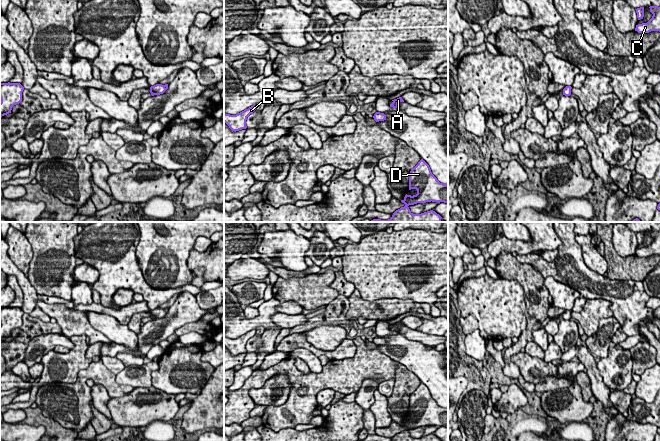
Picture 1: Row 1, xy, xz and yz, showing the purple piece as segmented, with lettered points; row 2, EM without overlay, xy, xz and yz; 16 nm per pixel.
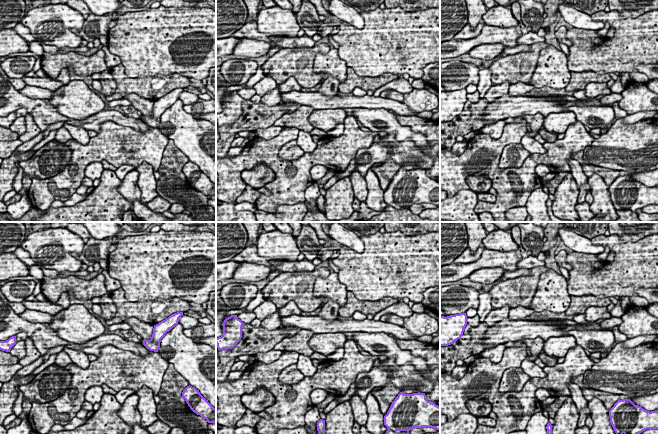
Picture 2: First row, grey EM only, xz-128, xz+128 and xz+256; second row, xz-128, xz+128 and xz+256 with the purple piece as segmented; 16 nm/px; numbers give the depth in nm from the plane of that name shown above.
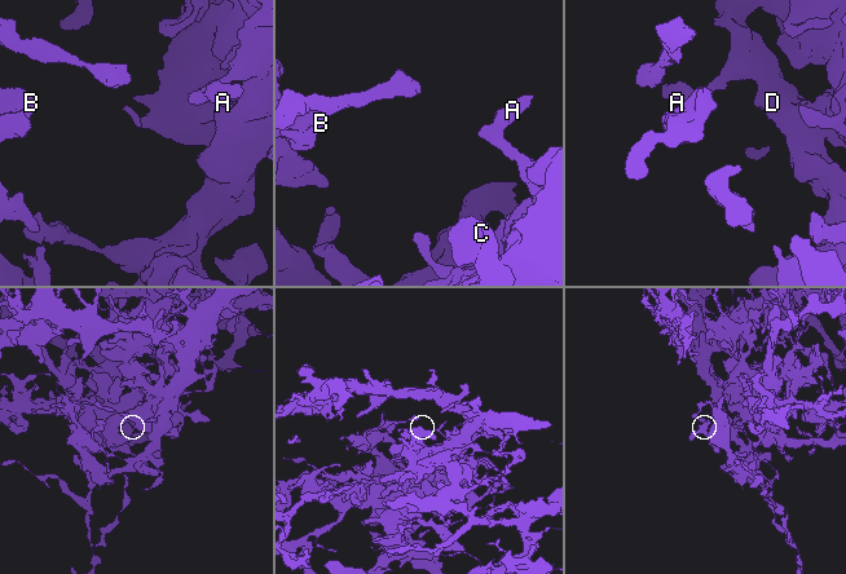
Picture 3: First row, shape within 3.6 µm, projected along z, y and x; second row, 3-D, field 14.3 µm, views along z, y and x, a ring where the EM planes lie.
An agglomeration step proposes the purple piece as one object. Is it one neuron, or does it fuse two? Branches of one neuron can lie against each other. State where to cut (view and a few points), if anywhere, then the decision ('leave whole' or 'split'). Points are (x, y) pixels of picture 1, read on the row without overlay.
no cut | leave whole

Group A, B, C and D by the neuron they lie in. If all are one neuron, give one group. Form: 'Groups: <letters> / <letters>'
Groups: A B C D

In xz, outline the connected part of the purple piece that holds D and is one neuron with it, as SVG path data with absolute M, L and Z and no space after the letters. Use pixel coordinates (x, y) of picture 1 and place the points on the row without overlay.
M423 383L409 397L409 414L411 413L416 413L417 418L413 420L406 418L401 424L405 430L396 434L392 441L441 441L433 434L413 438L408 431L409 429L431 425L448 427L448 409L437 404Z

